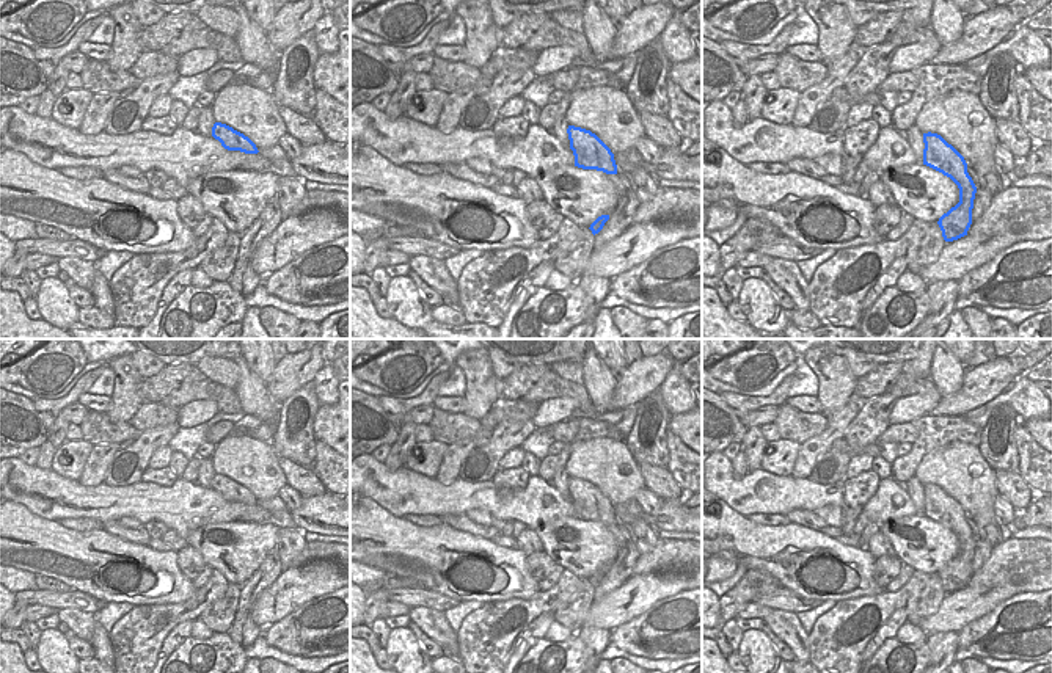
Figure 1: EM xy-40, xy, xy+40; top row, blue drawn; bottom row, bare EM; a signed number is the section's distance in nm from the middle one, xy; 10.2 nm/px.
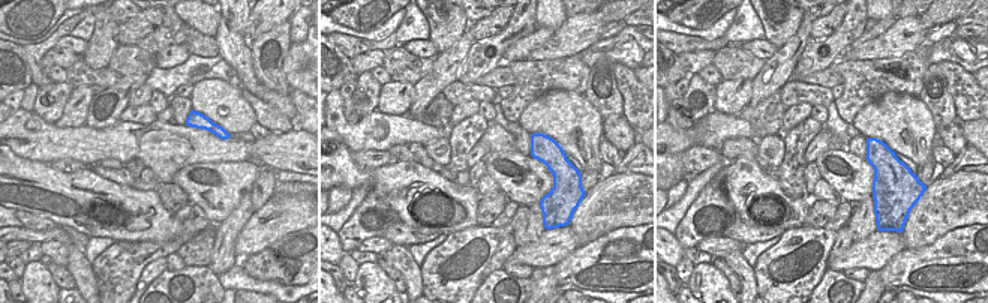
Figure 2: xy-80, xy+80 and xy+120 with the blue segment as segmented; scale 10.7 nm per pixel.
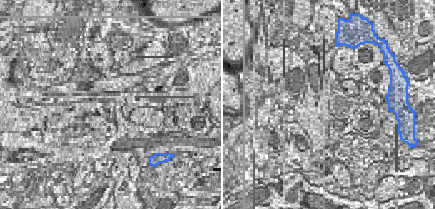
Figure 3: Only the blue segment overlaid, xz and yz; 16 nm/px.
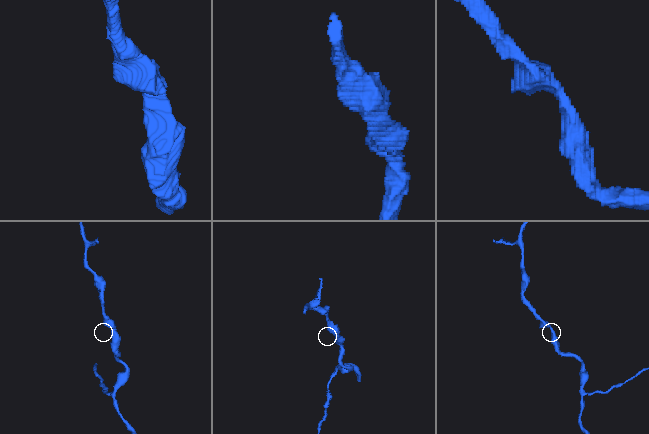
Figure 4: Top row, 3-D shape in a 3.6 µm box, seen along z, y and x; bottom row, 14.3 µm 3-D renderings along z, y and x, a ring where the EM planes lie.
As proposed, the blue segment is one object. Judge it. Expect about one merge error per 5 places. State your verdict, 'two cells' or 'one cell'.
one cell

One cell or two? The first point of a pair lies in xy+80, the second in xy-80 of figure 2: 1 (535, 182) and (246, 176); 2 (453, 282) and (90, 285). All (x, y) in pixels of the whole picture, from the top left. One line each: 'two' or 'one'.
1: one
2: two

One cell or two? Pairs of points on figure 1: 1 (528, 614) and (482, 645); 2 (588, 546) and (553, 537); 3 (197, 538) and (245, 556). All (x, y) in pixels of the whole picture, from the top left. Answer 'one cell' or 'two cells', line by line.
1: one cell
2: one cell
3: one cell

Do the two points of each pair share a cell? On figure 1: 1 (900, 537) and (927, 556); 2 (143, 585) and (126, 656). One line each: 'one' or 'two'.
1: one
2: two

